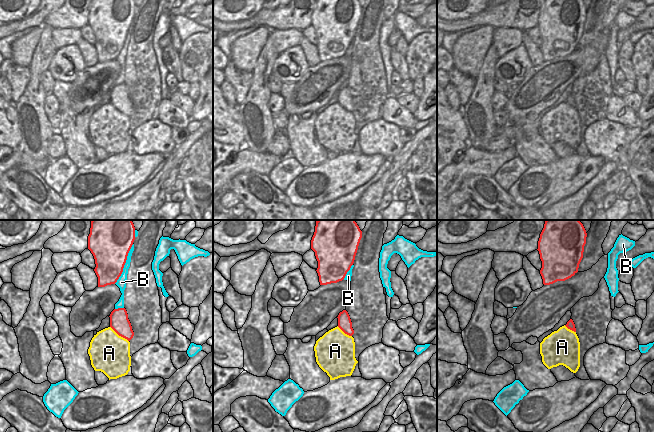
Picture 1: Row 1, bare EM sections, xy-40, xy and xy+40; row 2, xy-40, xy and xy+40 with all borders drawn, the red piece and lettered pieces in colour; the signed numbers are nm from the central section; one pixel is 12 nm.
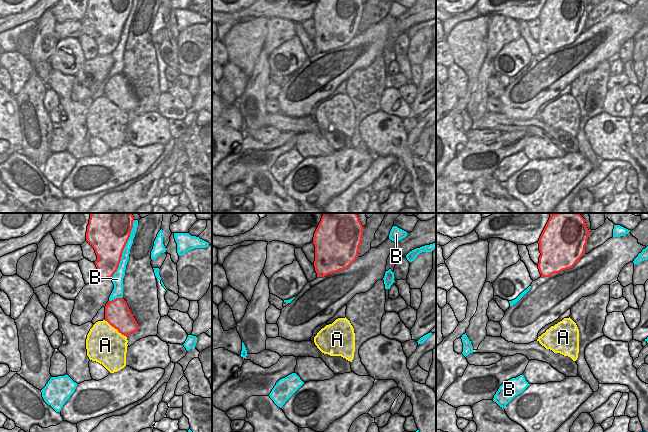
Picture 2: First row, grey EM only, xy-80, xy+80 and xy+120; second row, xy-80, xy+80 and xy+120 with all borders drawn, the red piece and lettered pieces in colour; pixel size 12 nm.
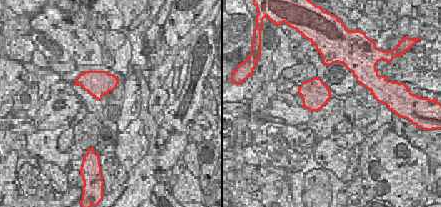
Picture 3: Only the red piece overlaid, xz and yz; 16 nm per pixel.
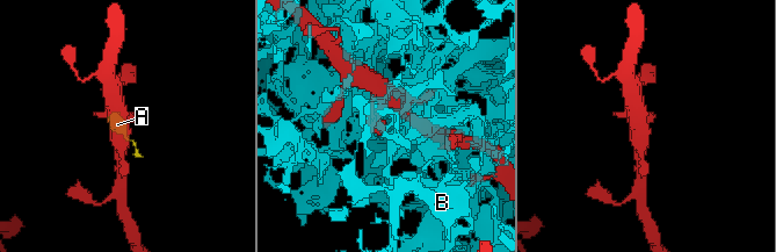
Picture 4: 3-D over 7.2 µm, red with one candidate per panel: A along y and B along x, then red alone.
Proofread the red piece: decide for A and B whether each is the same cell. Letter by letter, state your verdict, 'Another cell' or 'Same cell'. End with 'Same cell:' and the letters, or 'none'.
A: Another cell
B: Another cell
Same cell: none.

